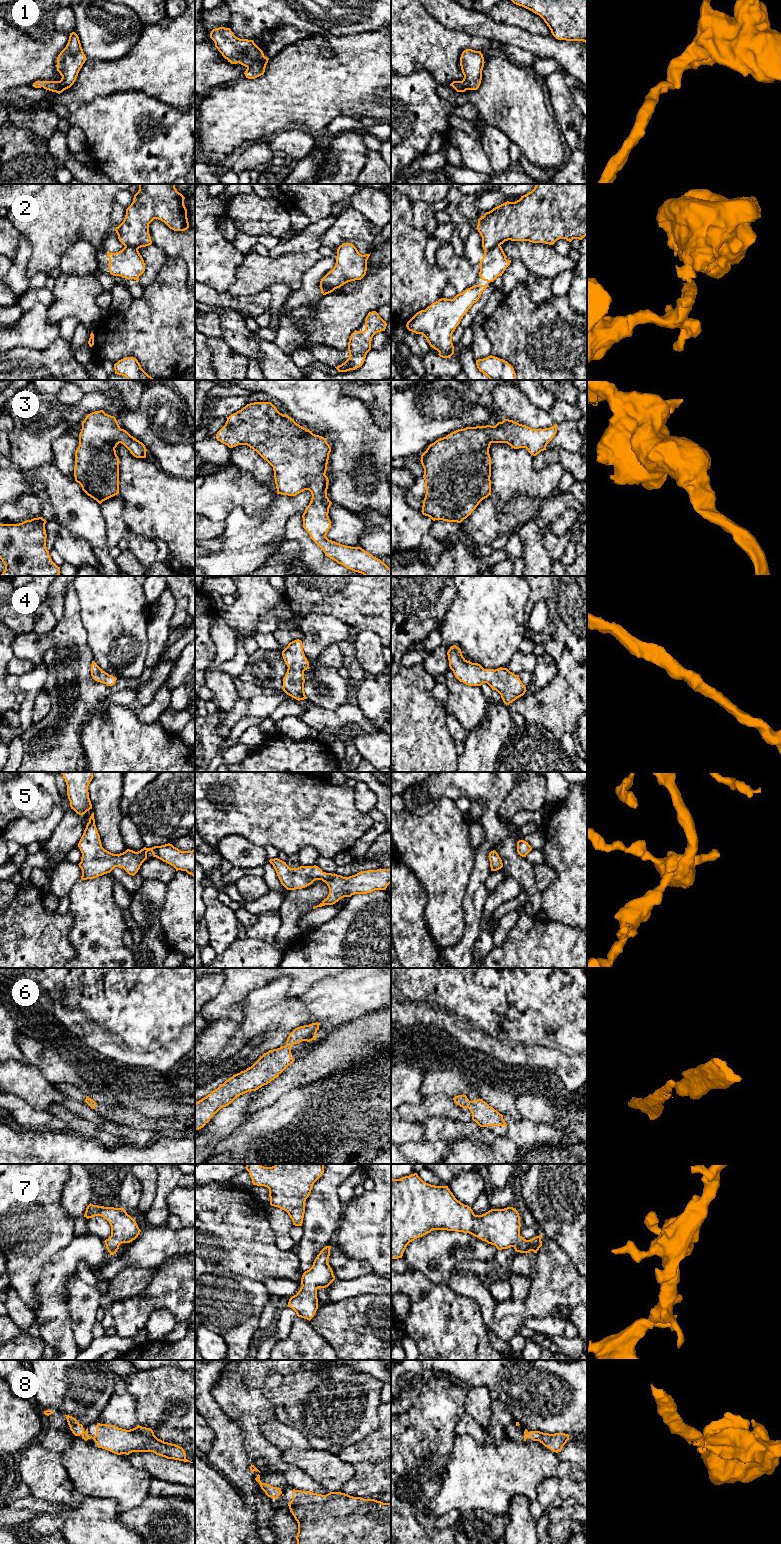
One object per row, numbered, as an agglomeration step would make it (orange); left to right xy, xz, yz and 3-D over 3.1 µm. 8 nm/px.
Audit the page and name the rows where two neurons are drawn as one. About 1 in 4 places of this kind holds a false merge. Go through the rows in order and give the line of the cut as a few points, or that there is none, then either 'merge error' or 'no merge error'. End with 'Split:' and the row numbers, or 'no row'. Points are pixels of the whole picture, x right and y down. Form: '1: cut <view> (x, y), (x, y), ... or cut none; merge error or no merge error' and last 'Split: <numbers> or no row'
1: cut none; no merge error
2: cut yz (499, 244), (485, 250); merge error
3: cut none; no merge error
4: cut none; no merge error
5: cut none; no merge error
6: cut none; no merge error
7: cut none; no merge error
8: cut none; no merge error
Split: 2

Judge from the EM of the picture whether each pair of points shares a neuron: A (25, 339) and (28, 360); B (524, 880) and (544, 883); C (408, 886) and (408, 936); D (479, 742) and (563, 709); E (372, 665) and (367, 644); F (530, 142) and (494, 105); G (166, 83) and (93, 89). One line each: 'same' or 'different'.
A: different
B: different
C: same
D: different
E: same
F: same
G: same

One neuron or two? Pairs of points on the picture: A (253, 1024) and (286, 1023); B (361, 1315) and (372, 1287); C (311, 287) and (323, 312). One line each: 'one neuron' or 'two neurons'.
A: one neuron
B: two neurons
C: two neurons

